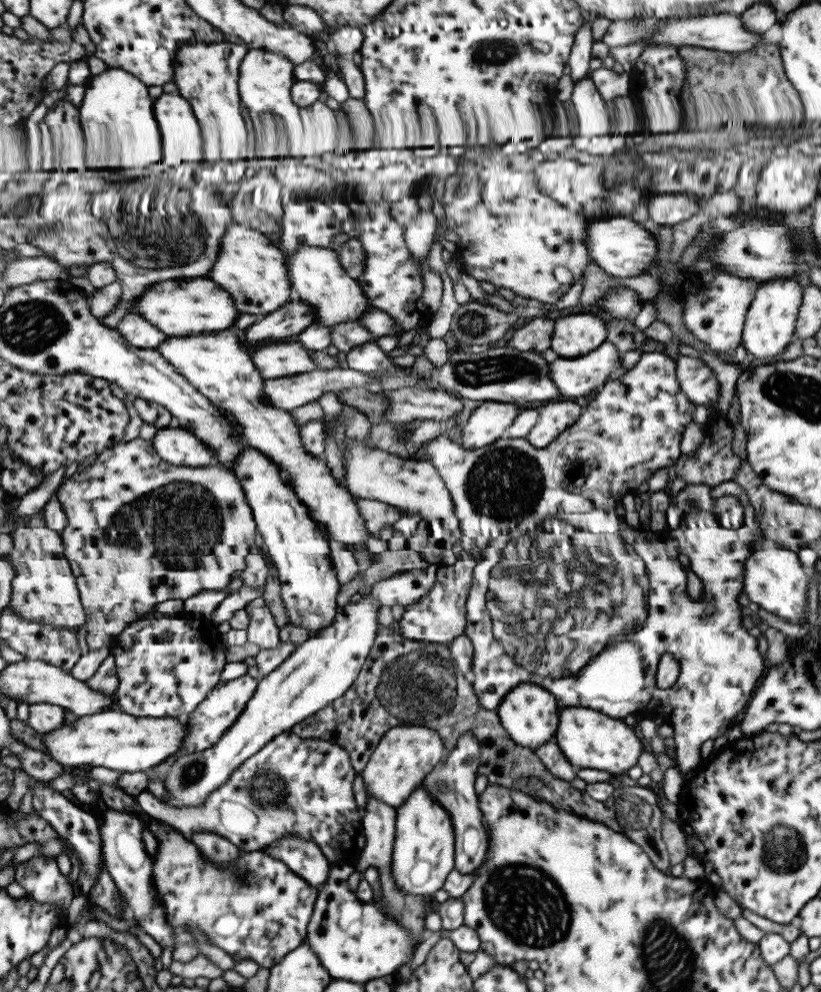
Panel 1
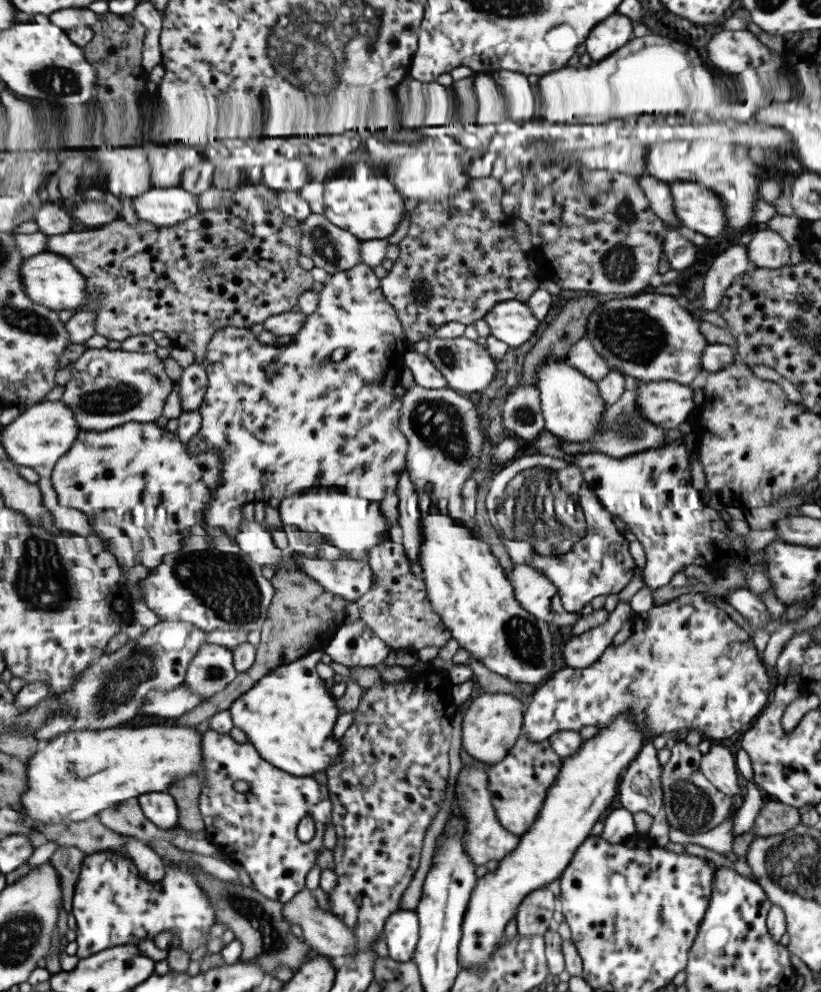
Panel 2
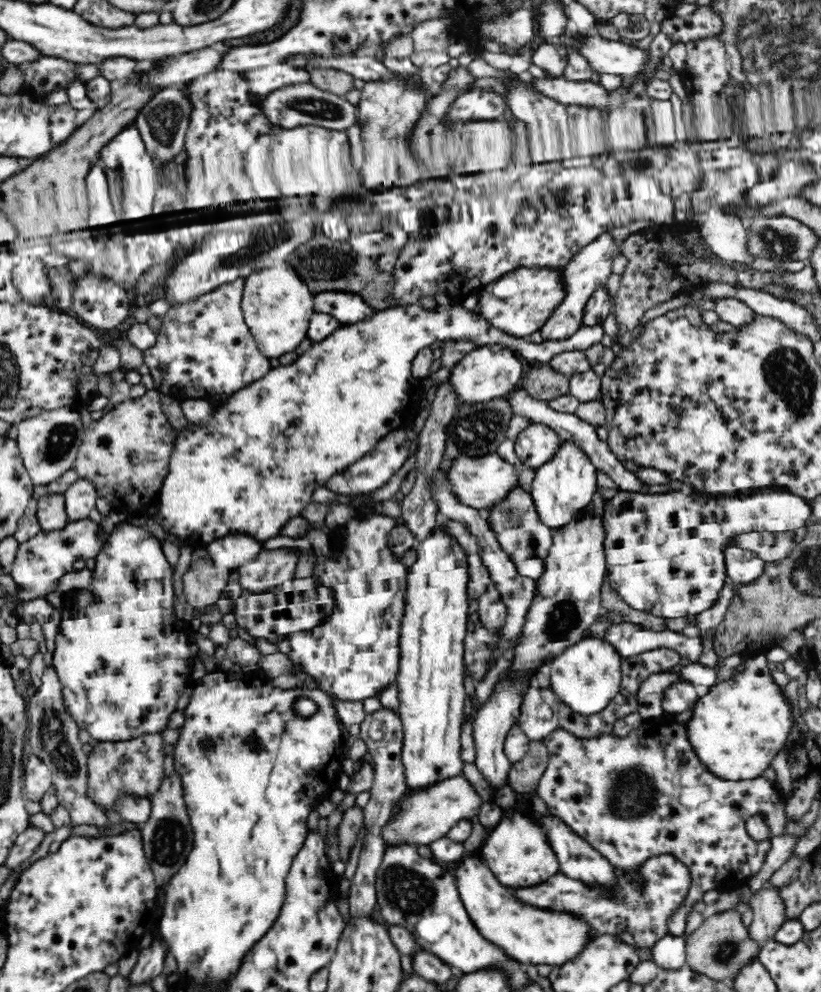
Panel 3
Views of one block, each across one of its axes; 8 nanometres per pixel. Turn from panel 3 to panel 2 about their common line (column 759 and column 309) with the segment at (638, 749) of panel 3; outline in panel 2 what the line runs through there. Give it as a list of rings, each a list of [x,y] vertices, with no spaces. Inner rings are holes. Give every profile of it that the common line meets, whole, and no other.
[[[207,729],[202,734],[200,743],[201,767],[204,782],[208,786],[200,788],[198,810],[204,824],[205,838],[230,864],[237,863],[247,871],[253,888],[265,898],[287,902],[305,886],[305,877],[317,854],[323,847],[323,834],[327,824],[331,822],[331,796],[327,787],[315,782],[312,777],[293,777],[259,757],[257,750],[249,744],[237,744],[228,734],[219,734]],[[241,780],[247,783],[248,789],[237,792],[233,789],[233,782]],[[309,816],[314,824],[314,836],[309,842],[299,842],[295,828],[301,818]]]

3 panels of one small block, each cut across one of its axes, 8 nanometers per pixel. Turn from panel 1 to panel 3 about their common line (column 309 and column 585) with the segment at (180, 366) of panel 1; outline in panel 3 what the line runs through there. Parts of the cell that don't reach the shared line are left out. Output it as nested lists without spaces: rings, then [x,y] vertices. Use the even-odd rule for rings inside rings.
[[[562,442],[556,456],[544,466],[535,469],[534,482],[530,494],[540,520],[553,530],[564,528],[571,522],[576,522],[592,507],[592,498],[599,489],[596,480],[597,468],[591,460],[575,444]]]

